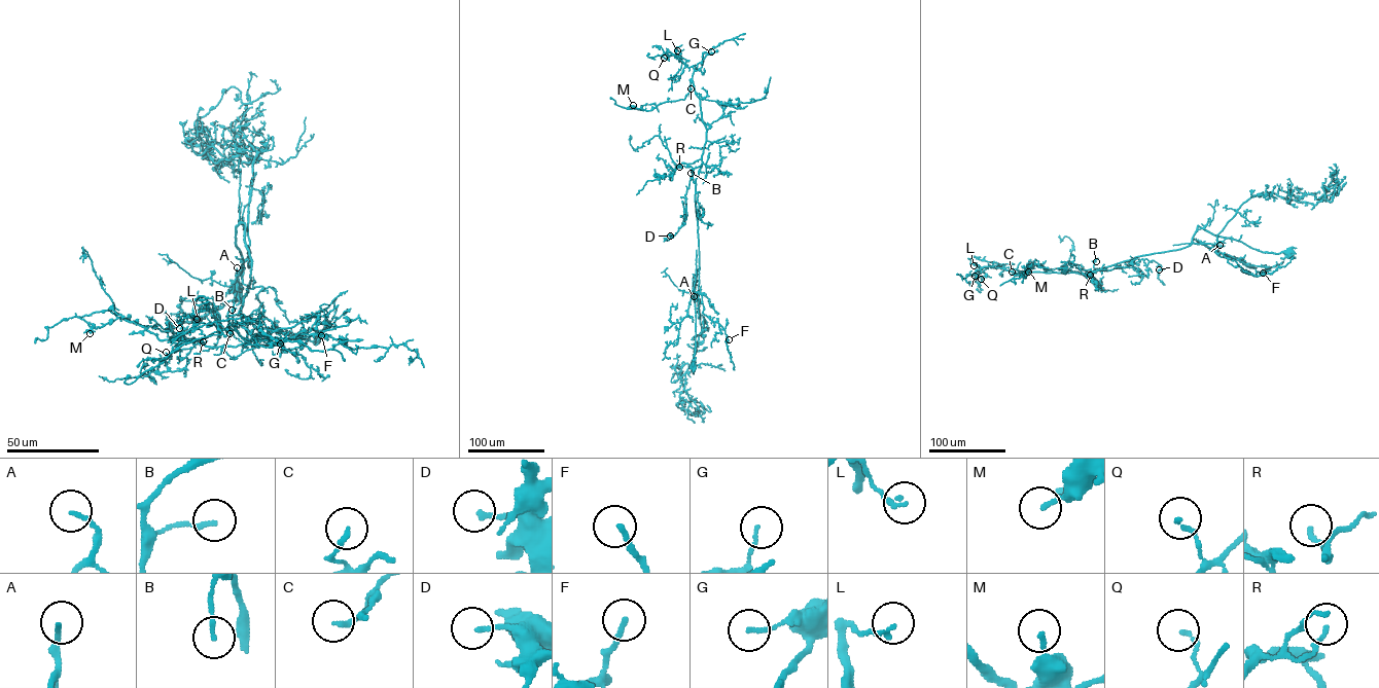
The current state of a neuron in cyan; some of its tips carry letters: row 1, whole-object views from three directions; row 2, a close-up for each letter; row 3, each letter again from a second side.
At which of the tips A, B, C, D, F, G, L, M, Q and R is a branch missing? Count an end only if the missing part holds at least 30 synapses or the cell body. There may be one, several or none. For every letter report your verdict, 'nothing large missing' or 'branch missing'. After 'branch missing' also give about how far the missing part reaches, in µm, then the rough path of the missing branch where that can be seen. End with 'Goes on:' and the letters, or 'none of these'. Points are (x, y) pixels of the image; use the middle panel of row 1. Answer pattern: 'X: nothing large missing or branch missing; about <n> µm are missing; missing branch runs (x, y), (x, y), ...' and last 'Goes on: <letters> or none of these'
A: nothing large missing
B: nothing large missing
C: nothing large missing
D: nothing large missing
F: branch missing; about 30 µm are missing
G: nothing large missing
L: nothing large missing
M: nothing large missing
Q: nothing large missing
R: nothing large missing
Goes on: F

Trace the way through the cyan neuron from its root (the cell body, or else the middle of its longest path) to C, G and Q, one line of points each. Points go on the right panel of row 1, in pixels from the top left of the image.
C: (1288, 253), (1262, 252), (1198, 226), (1189, 246), (1090, 274), (1018, 274), (1003, 268), (1012, 272)
G: (1288, 253), (1262, 252), (1198, 226), (1189, 246), (1090, 274), (1018, 274), (991, 266), (975, 276)
Q: (1288, 253), (1262, 252), (1198, 226), (1189, 246), (1090, 274), (1018, 274), (990, 265), (975, 277), (981, 279)

